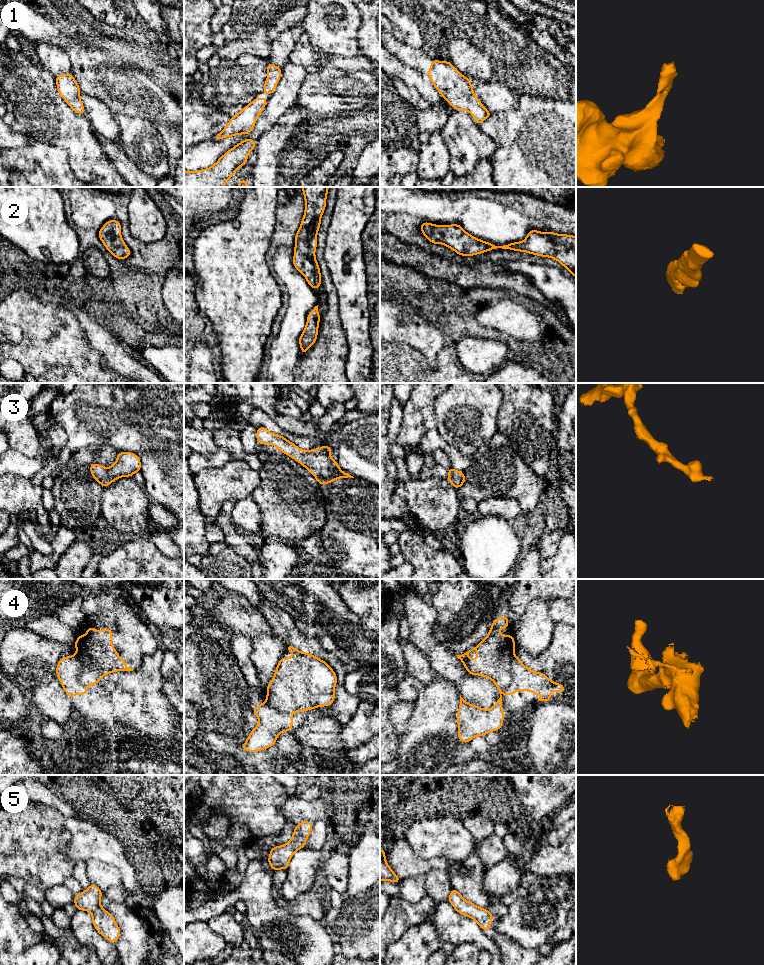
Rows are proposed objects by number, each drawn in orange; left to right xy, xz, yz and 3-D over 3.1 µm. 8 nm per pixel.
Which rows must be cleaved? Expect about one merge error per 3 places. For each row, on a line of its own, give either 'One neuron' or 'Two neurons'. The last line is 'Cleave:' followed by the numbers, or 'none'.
1: One neuron
2: One neuron
3: One neuron
4: One neuron
5: One neuron
Cleave: none

